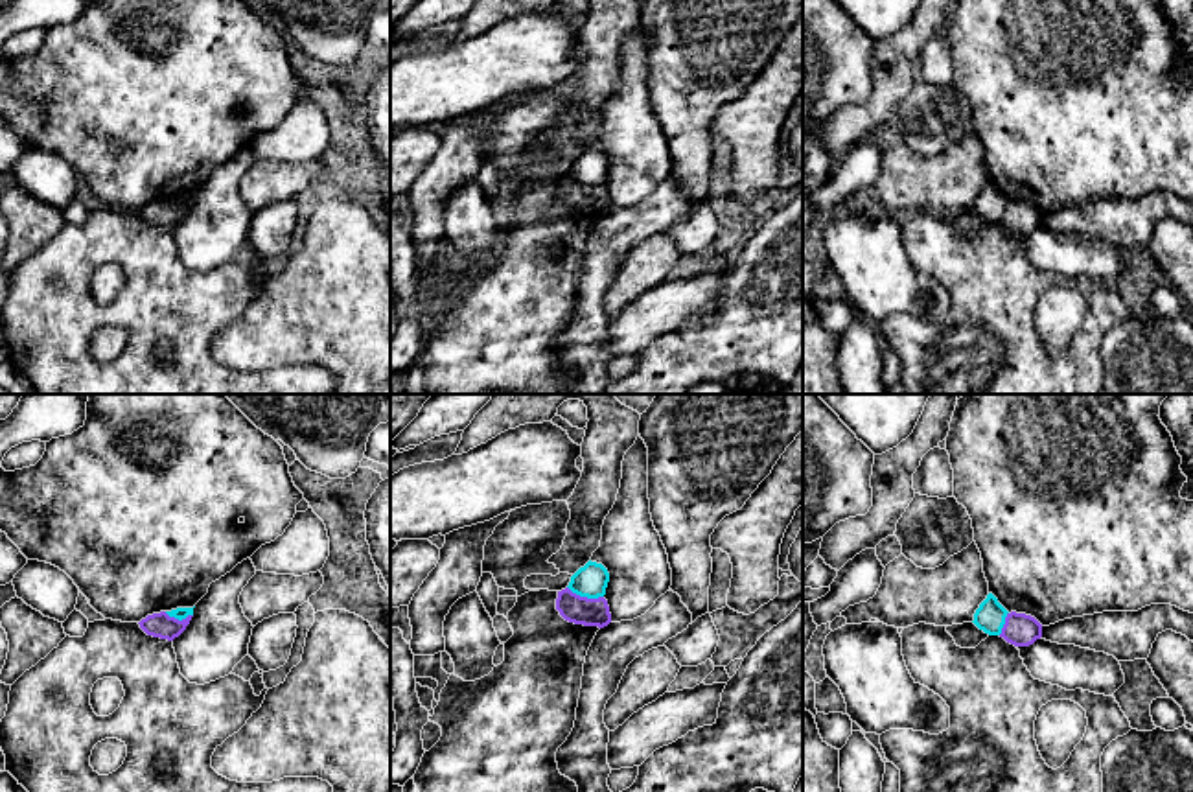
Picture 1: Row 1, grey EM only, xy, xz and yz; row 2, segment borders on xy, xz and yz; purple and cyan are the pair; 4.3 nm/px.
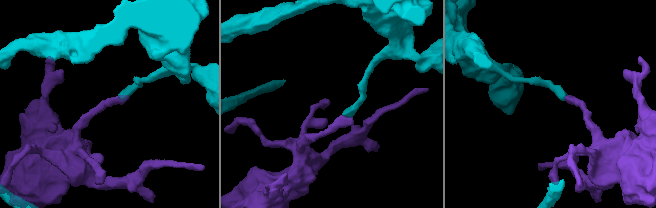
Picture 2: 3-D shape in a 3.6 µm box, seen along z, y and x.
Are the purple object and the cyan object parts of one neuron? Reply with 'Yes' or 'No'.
No

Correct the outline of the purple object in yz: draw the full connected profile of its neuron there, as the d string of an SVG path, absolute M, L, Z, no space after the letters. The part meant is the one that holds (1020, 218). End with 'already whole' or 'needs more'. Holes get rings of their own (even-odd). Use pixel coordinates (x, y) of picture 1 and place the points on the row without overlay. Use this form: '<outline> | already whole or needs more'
M1011 199L1000 225L1014 234L1029 234L1042 225L1042 212L1031 203Z | already whole

